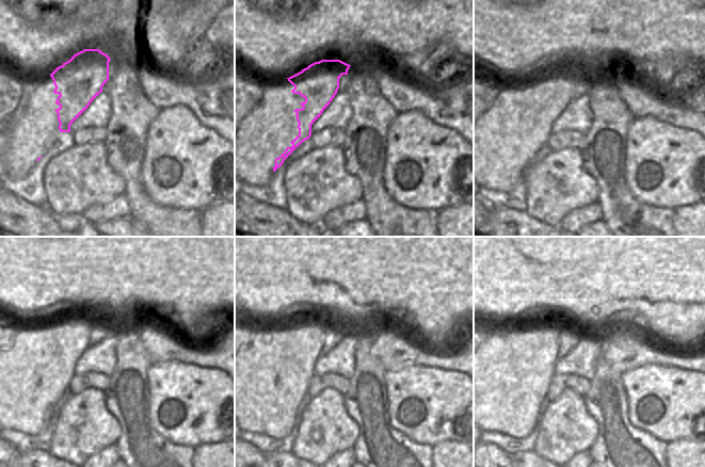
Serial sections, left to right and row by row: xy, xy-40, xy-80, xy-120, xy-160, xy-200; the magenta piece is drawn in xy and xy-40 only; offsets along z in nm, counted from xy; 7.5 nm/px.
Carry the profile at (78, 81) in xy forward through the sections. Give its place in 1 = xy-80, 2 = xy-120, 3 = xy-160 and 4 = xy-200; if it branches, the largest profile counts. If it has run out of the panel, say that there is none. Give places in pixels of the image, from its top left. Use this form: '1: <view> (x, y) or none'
1: xy-80 (557, 89)
2: xy-120 (77, 328)
3: xy-160 (314, 329)
4: xy-200 (545, 359)

